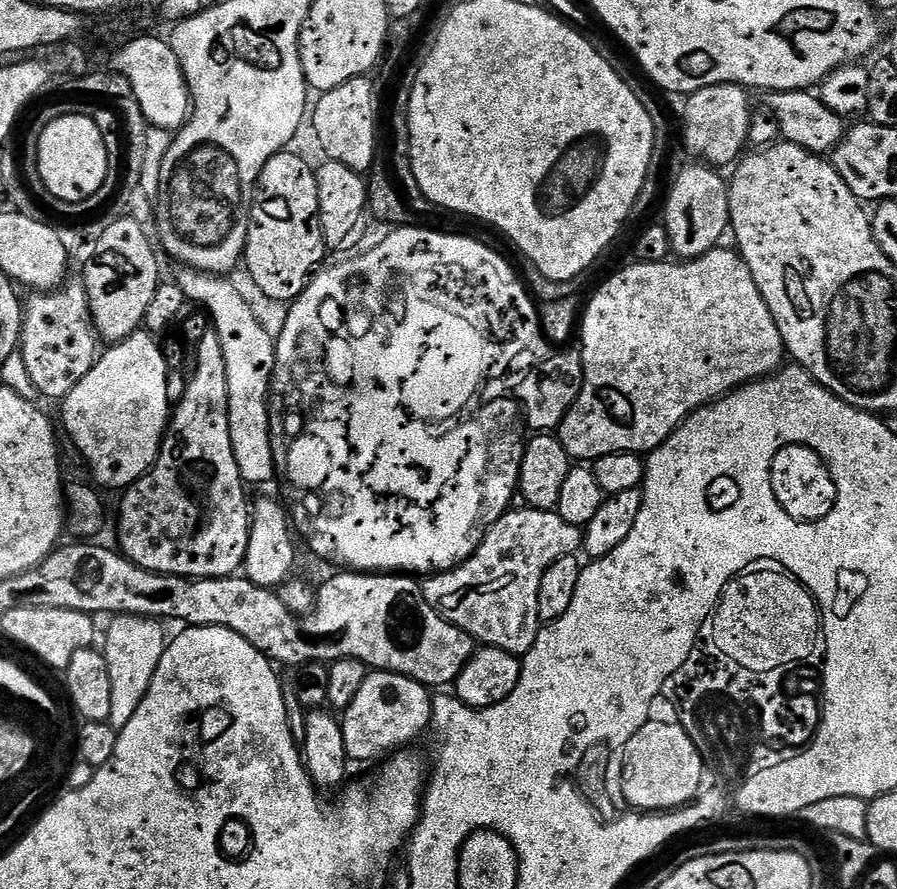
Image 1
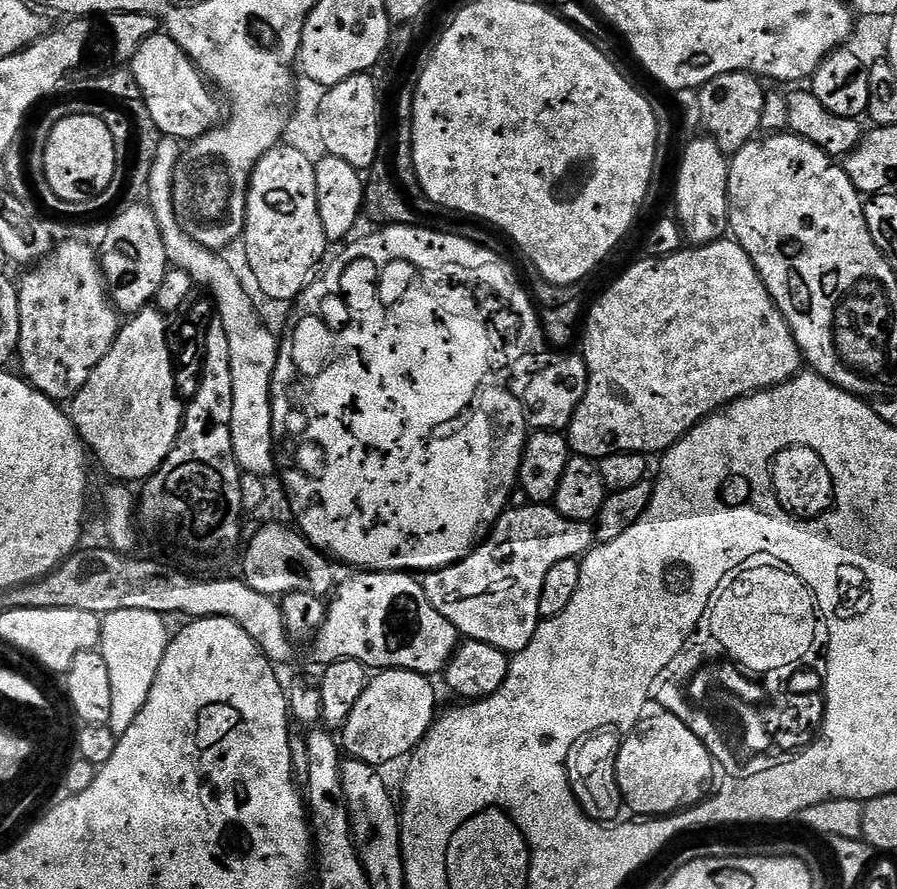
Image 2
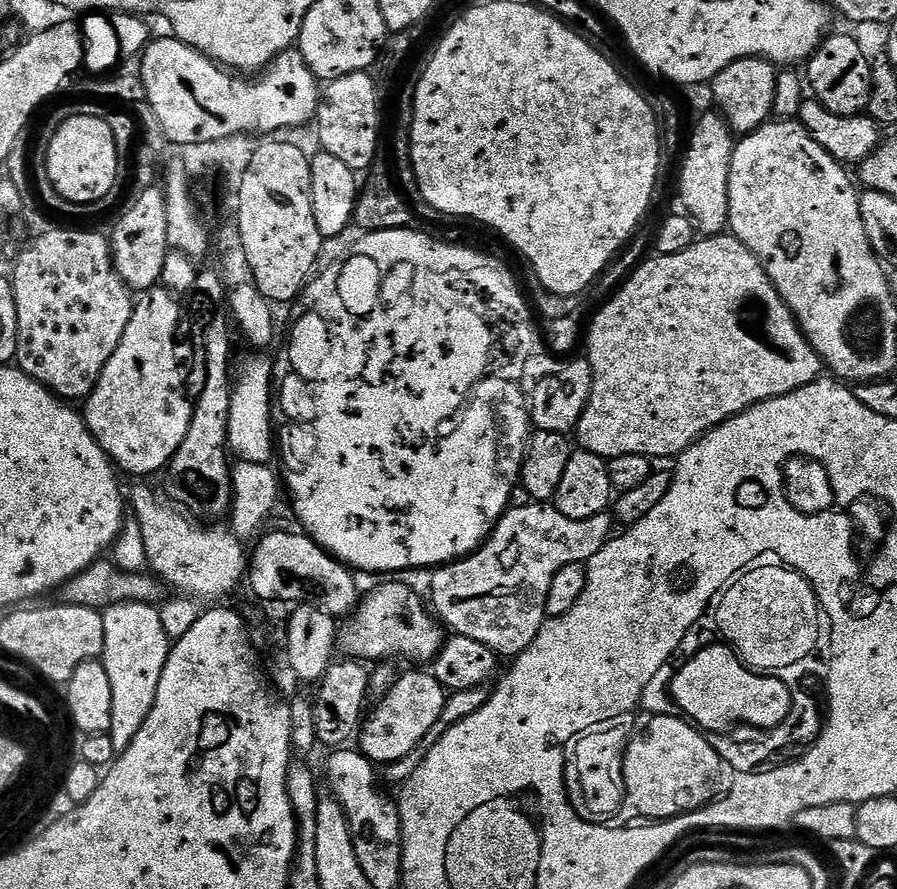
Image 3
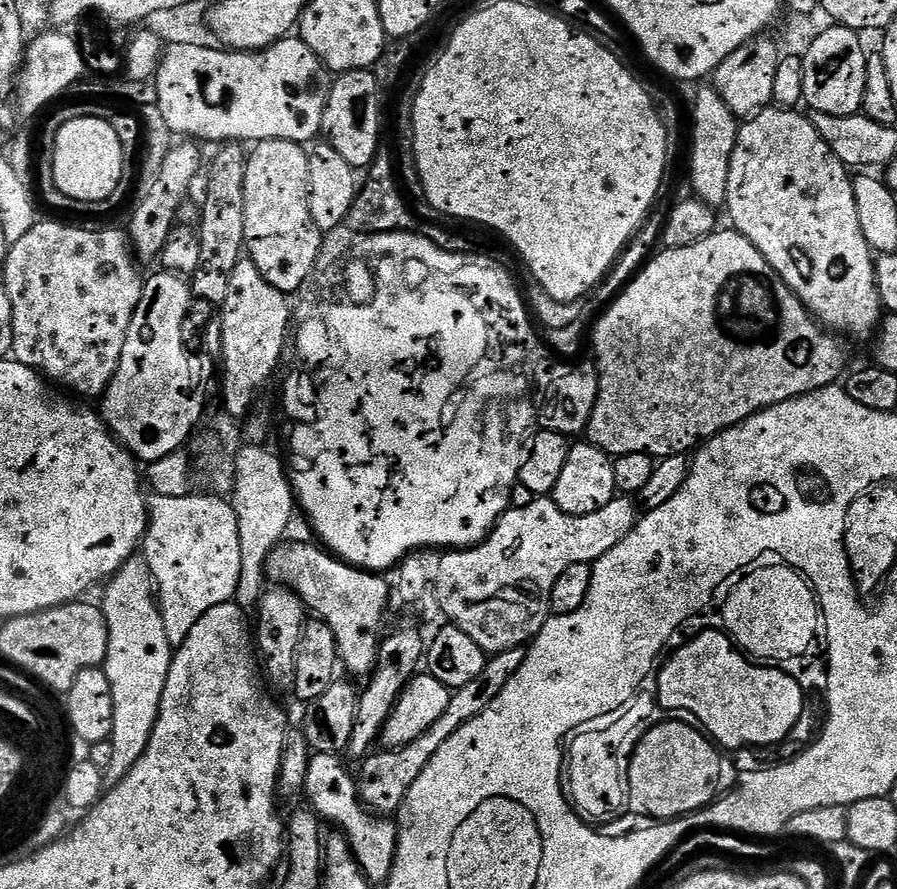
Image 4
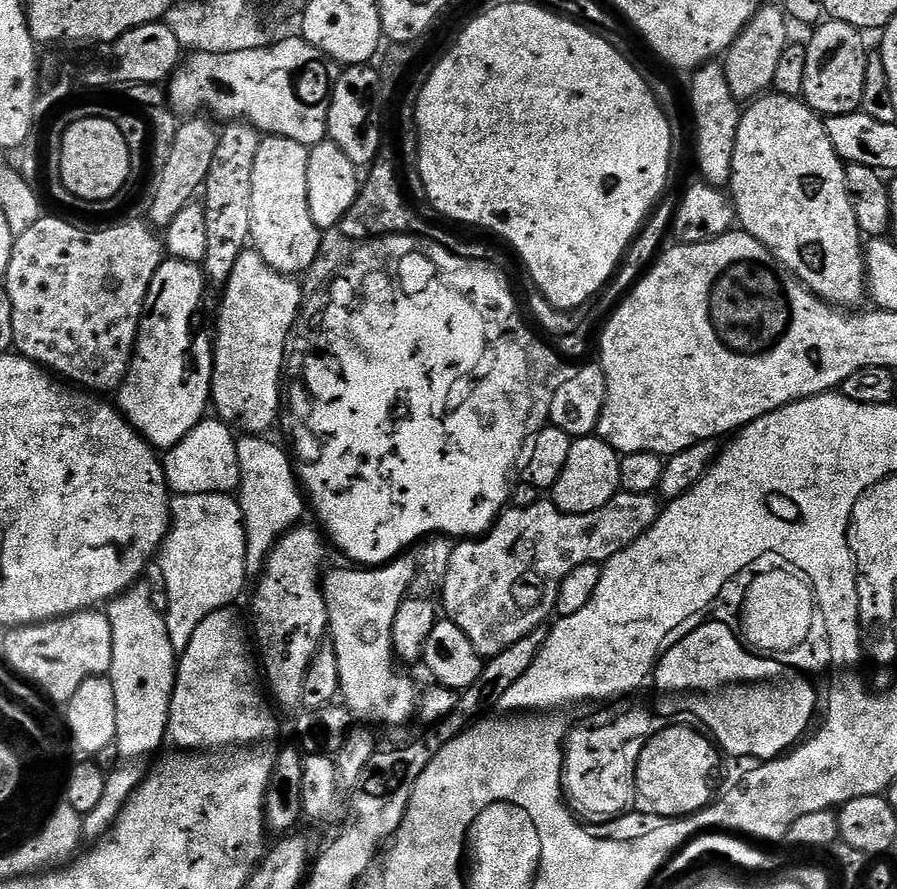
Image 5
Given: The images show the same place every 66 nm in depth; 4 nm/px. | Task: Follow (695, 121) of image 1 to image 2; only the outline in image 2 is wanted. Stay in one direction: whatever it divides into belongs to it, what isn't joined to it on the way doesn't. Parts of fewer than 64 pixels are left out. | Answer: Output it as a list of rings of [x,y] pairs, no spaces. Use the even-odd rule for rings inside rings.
[[[735,72],[722,74],[699,89],[703,131],[711,136],[714,142],[718,142],[718,146],[726,154],[735,154],[738,150],[742,150],[742,146],[757,139],[766,95],[766,88],[763,86],[765,87],[761,77],[754,76],[751,72]]]

